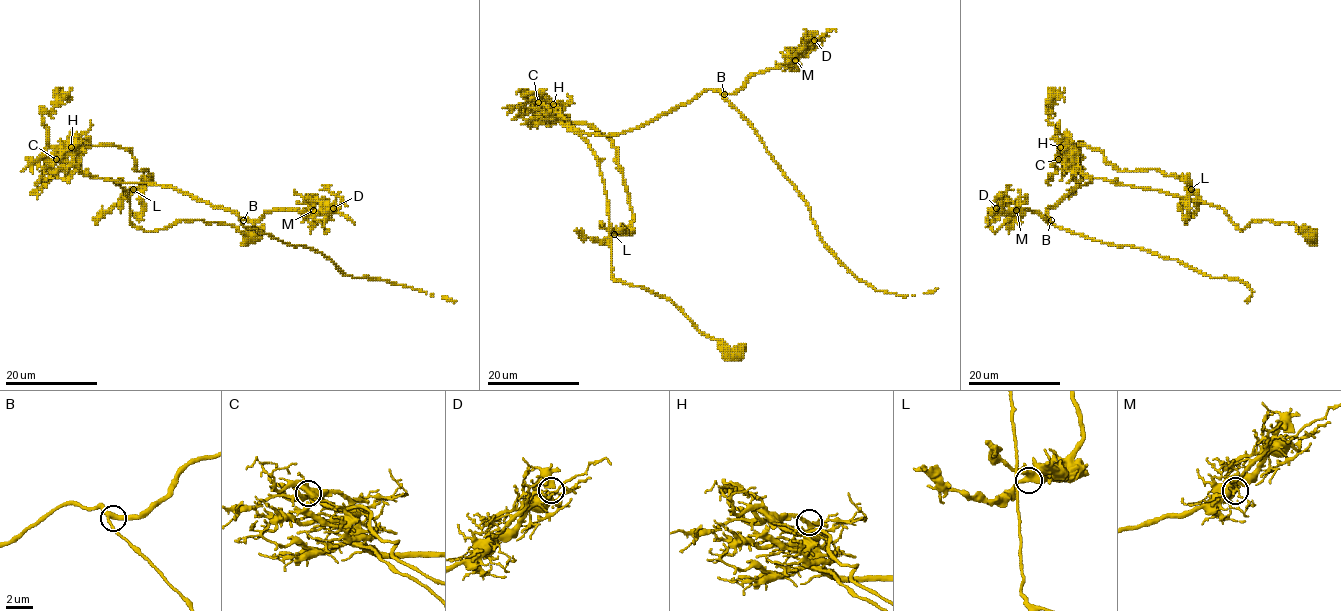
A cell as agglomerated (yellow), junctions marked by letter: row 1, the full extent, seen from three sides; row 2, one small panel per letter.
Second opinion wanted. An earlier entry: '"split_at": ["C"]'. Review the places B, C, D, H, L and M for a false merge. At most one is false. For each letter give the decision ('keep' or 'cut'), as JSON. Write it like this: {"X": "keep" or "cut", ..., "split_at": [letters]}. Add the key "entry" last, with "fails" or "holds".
{"B": "keep", "C": "cut", "D": "keep", "H": "keep", "L": "keep", "M": "keep", "split_at": ["C"], "entry": "holds"}

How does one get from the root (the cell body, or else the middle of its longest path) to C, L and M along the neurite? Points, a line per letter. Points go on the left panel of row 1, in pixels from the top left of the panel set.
C: (252, 235), (202, 220), (143, 231), (130, 220), (127, 191), (118, 183), (56, 159)
L: (252, 235), (202, 220), (143, 231), (130, 220), (127, 195), (133, 189)
M: (252, 235), (202, 220), (143, 231), (127, 191), (98, 177), (172, 187), (253, 221), (313, 210)

